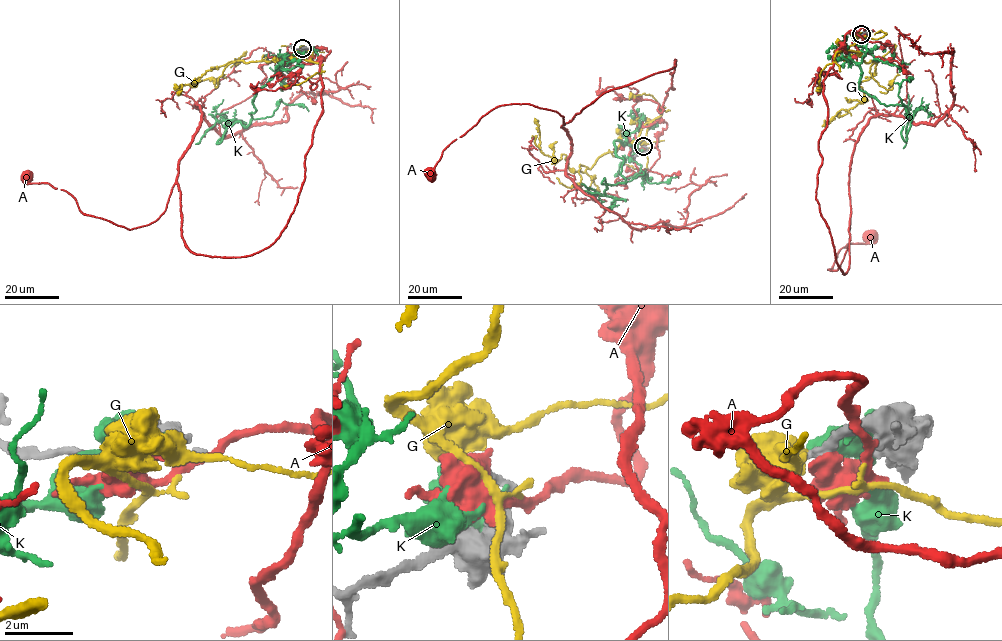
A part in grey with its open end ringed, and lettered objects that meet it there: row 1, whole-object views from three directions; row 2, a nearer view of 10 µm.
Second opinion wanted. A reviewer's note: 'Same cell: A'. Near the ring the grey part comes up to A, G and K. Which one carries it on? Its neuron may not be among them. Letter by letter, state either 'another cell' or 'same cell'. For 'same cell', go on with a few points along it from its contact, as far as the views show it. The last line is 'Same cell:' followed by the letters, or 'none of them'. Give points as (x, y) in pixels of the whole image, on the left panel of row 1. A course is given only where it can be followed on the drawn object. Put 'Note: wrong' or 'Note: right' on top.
Note: wrong
A: another cell
G: same cell | via (302, 47), (297, 52), (307, 60), (228, 62), (207, 71), (191, 86), (183, 84), (177, 94)
K: another cell
Same cell: G

